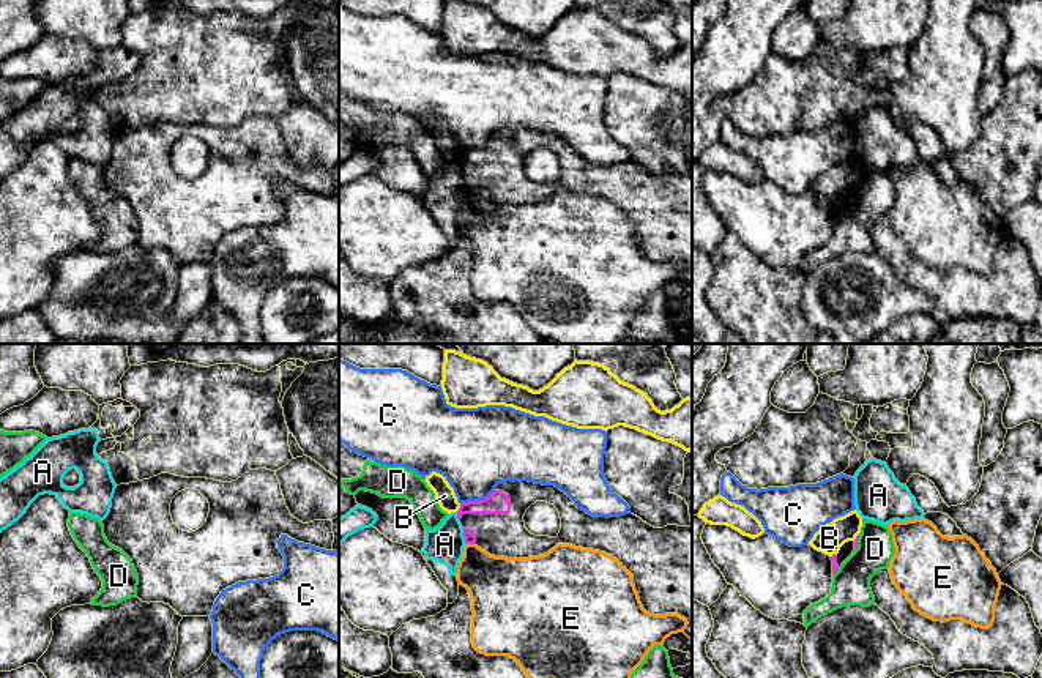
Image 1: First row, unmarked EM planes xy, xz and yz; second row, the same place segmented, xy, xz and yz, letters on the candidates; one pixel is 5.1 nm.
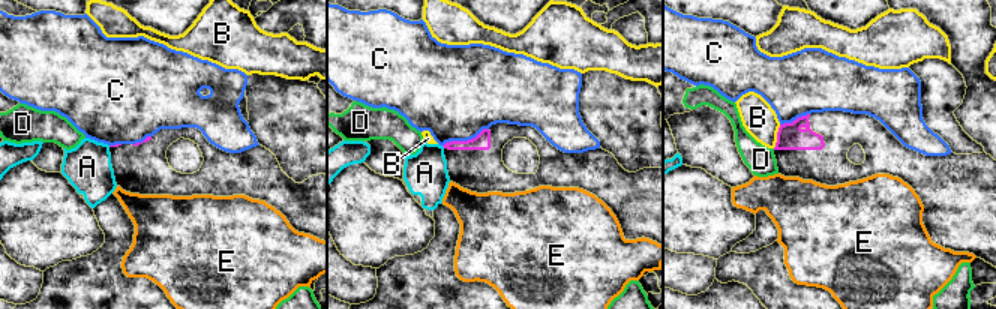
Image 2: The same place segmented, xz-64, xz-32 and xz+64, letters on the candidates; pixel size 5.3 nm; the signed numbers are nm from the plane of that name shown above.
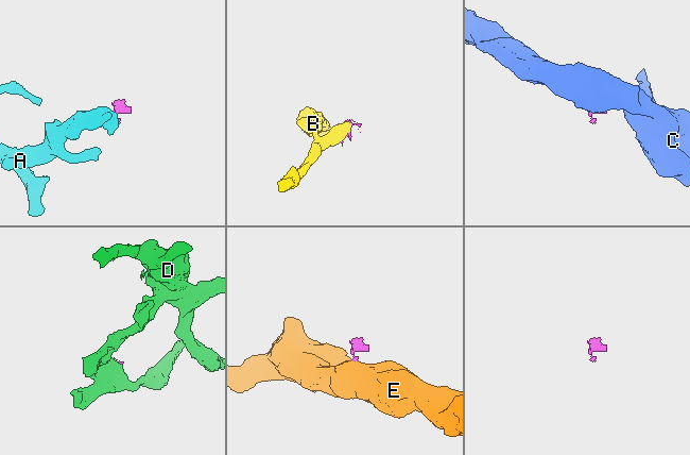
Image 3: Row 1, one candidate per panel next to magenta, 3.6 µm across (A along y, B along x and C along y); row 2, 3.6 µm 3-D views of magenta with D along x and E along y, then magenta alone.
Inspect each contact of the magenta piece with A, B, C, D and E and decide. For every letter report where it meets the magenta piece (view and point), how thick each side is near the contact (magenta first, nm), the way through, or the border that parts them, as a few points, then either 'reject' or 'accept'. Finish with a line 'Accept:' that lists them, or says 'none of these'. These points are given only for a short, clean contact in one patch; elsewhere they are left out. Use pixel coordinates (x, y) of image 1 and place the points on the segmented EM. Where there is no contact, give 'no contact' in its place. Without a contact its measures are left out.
A: meets magenta in xz at (464, 535); 60 nm thick on the magenta side, 190 nm on the other; border along xz (461, 527), (465, 543); reject
B: meets magenta in xz at (459, 510); 110 nm thick on the magenta side, 100 nm on the other; border along xz (461, 505), (456, 513); reject
C: meets magenta in xz at (476, 502); 110 nm thick on the magenta side, 400 nm on the other; border along xz (494, 489), (484, 499), (468, 500), (461, 505); reject
D: meets magenta in yz at (856, 543); 20 nm thick on the magenta side, 190 nm on the other; reject
E: meets magenta in xz at (470, 543); 60 nm thick on the magenta side, 280 nm on the other; reject
Accept: none of these

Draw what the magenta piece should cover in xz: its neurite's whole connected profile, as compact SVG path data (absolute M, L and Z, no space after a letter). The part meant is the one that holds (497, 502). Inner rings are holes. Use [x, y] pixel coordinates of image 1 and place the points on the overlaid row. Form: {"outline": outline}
{"outline": "M506 481L481 501L462 503L456 512L465 544L476 544L495 557L528 558L544 555L556 544L601 550L616 558L632 576L643 609L654 615L678 613L687 620L684 634L692 640L692 527L654 528L634 514L593 517L555 486ZM536 501L553 505L561 519L556 538L534 536L525 528L523 516Z"}

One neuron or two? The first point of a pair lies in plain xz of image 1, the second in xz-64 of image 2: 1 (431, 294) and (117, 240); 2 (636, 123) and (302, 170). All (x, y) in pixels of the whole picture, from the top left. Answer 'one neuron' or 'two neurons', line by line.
1: one neuron
2: one neuron

